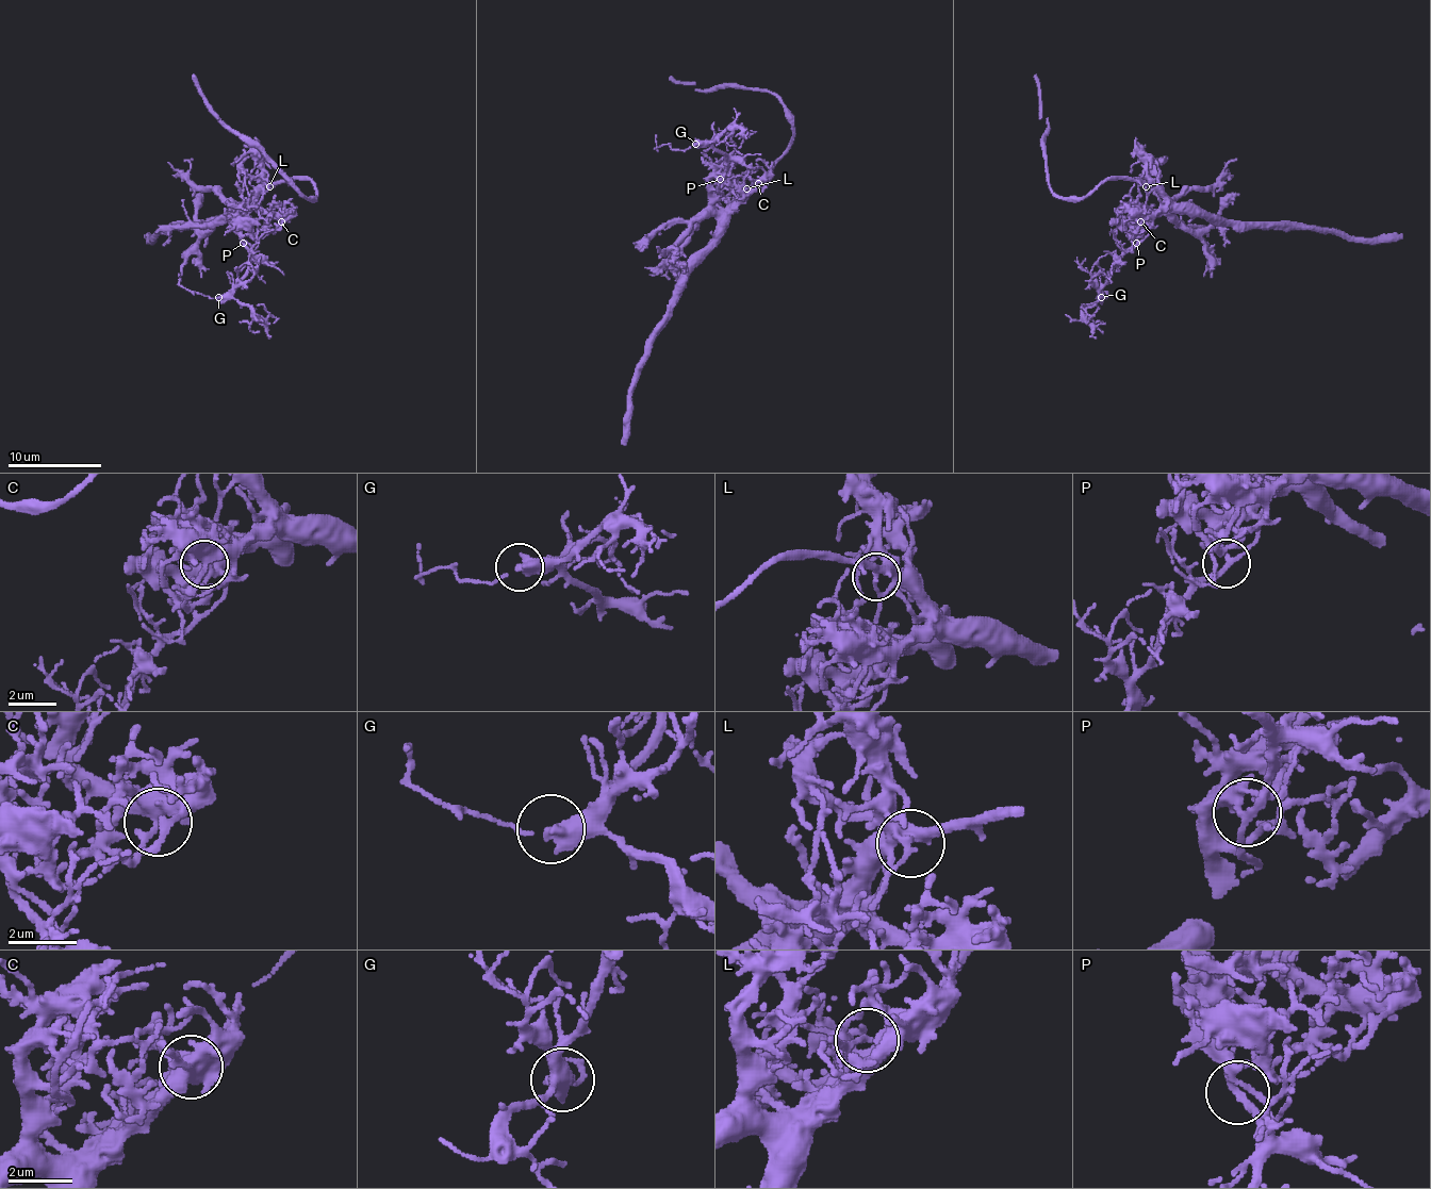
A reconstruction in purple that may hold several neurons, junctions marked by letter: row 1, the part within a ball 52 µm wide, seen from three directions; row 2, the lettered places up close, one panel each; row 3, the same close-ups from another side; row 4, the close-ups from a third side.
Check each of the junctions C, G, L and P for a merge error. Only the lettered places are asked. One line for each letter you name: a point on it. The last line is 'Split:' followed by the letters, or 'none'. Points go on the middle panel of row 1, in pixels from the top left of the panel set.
P: Place: (720, 179)
Split: P

